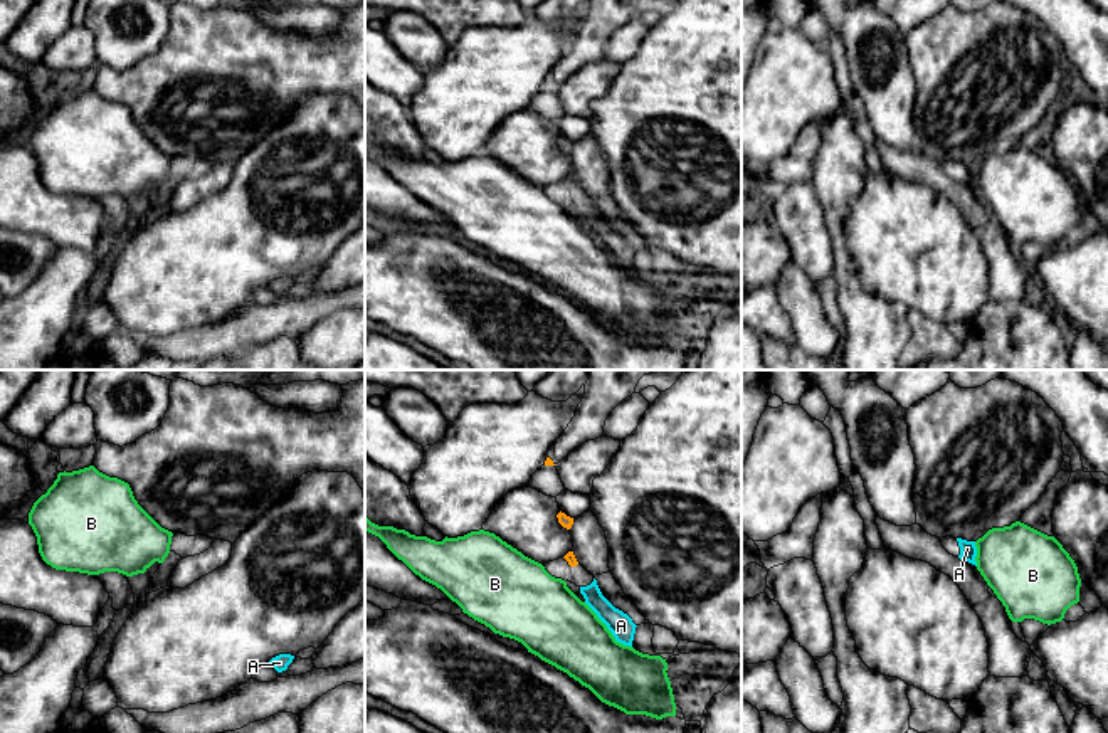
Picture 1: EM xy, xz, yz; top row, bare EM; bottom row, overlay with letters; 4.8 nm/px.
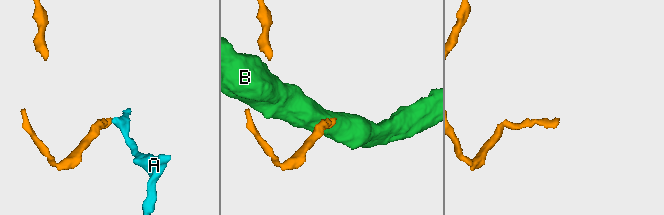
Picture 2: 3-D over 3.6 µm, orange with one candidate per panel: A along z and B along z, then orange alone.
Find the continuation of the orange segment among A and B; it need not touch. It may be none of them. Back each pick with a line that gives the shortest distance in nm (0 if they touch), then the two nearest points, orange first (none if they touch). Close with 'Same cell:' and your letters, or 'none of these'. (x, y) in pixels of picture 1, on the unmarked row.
A: gap 110 nm; span xz (575, 189), (580, 210)
Same cell: A

